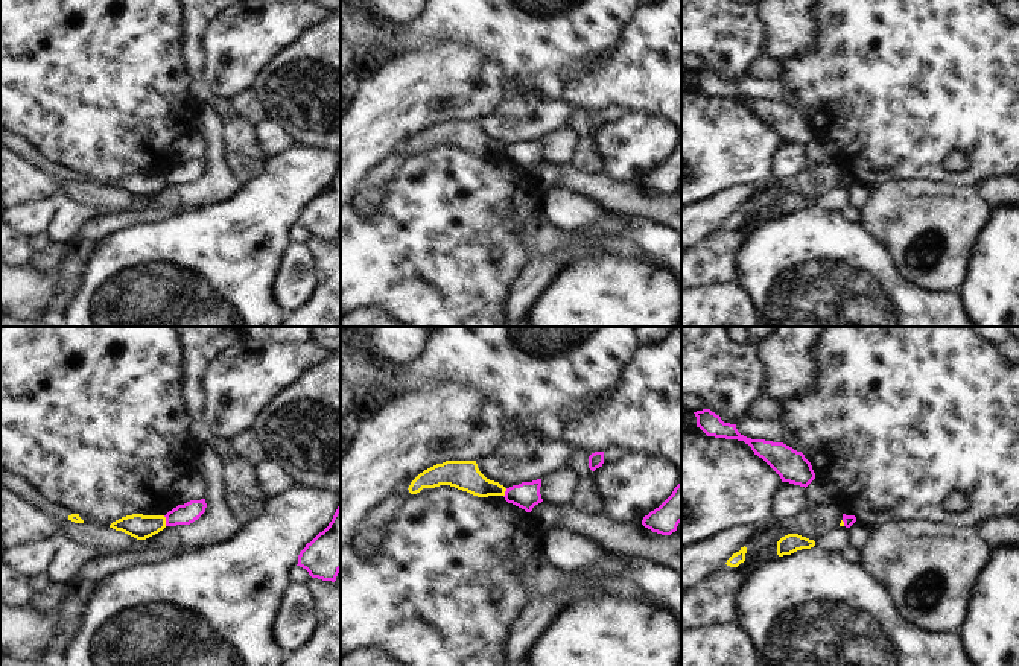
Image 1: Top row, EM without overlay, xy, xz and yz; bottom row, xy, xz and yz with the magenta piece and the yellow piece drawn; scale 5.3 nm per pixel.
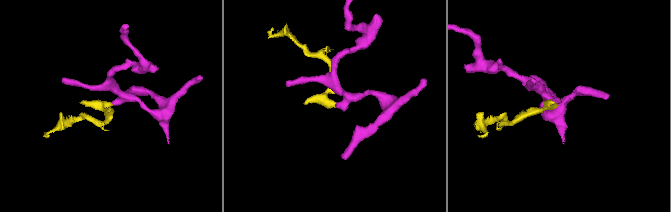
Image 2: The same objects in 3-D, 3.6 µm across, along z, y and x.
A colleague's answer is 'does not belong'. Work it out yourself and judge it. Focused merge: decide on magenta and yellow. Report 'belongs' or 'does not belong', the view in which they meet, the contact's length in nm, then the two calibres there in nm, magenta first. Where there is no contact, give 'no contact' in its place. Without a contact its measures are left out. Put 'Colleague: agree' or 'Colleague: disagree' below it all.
does not belong; contact in xy; length 60 nm; calibres 110 and 130 nm
Colleague: agree

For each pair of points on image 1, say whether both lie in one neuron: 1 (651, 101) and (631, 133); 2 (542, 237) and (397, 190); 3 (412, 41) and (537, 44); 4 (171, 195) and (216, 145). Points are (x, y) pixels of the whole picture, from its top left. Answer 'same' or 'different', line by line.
1: different
2: different
3: same
4: same

